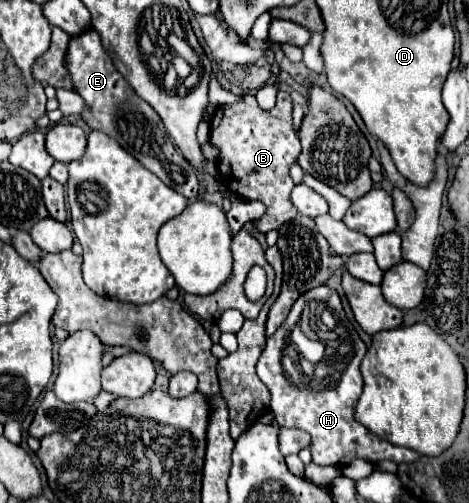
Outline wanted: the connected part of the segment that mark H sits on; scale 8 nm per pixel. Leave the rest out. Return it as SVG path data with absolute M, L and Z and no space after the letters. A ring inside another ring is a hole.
M326 284L318 286L318 288L312 288L308 292L304 292L292 306L288 318L284 320L284 324L276 330L270 338L267 338L266 348L263 349L262 354L256 364L256 373L258 377L270 390L272 394L272 402L270 402L270 410L274 412L276 416L276 422L278 426L286 426L286 428L300 428L300 430L306 430L310 436L312 436L312 446L310 446L310 452L312 452L312 462L316 464L332 464L332 466L348 466L350 460L356 460L356 458L362 458L366 462L380 462L380 460L392 460L396 464L402 464L402 462L416 462L420 458L418 452L410 450L410 448L402 448L402 446L394 446L382 438L378 438L376 434L368 432L360 422L354 420L354 408L356 408L356 402L362 394L362 374L360 374L360 362L364 358L364 352L366 352L366 346L362 340L358 340L358 348L354 350L354 356L346 369L342 372L342 380L338 382L338 388L330 388L326 392L302 392L302 388L298 388L284 372L282 368L283 350L286 346L286 337L292 326L300 320L300 314L304 310L304 306L312 300L318 300L318 302L326 302L326 306L330 310L334 310L340 320L348 320L342 308L342 302L340 302L340 294L334 290L334 288L328 288Z

